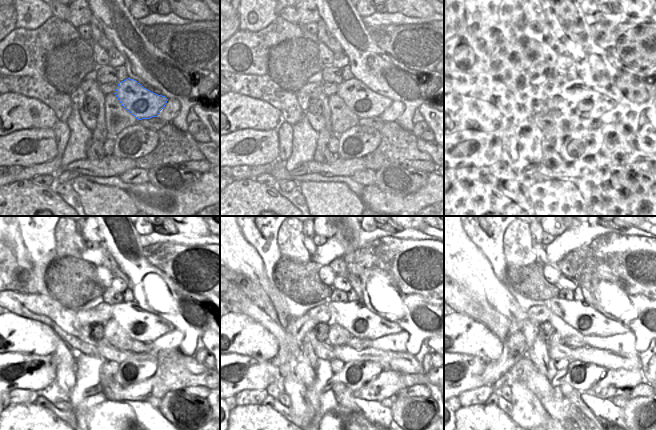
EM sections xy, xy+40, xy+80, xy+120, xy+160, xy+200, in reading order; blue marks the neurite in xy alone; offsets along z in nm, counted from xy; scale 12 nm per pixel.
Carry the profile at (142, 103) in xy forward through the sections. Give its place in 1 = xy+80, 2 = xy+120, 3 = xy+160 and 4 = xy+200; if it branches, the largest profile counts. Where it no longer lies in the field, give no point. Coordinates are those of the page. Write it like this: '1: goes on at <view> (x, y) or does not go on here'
1: goes on at xy+80 (586, 102)
2: goes on at xy+120 (140, 325)
3: goes on at xy+160 (354, 316)
4: goes on at xy+200 (581, 316)

